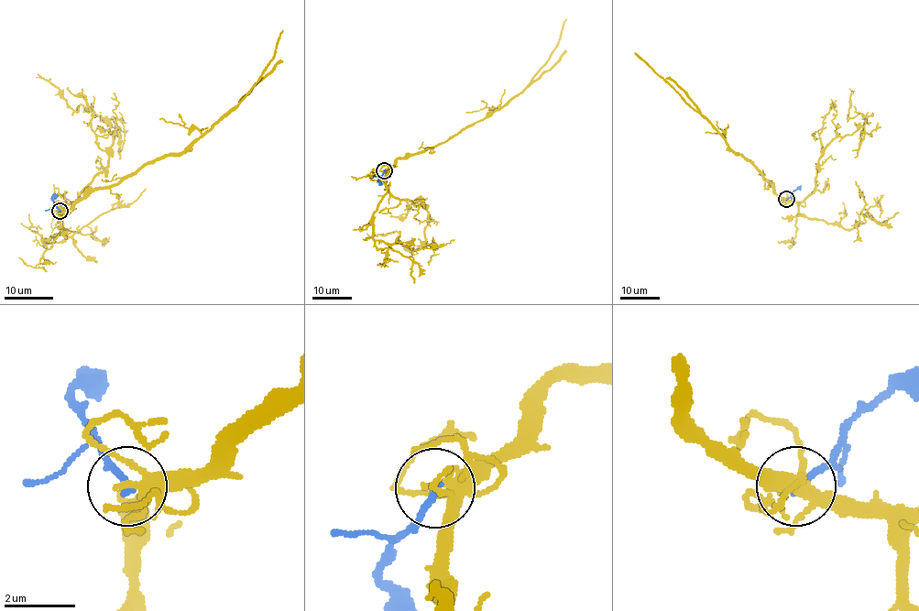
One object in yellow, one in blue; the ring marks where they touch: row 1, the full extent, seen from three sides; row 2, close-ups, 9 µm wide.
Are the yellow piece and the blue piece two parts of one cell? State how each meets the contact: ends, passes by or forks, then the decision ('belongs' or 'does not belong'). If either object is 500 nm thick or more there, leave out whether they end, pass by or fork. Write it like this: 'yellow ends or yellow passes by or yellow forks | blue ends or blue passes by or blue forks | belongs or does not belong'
yellow forks | blue ends | does not belong

